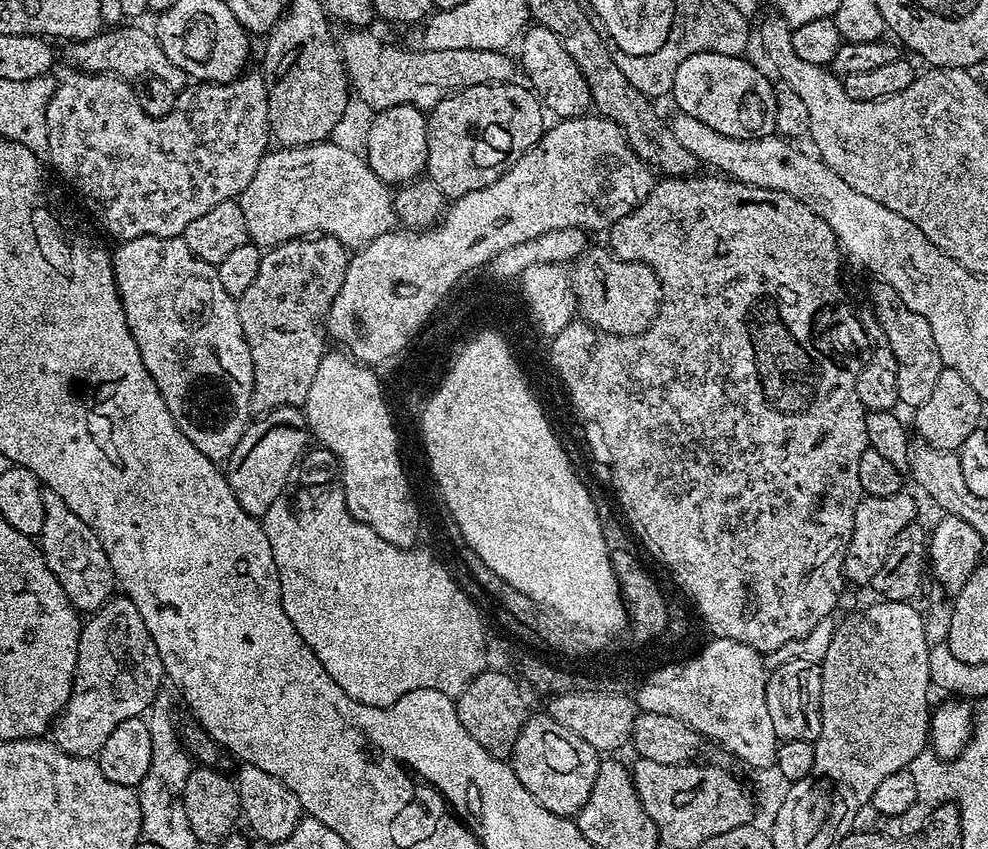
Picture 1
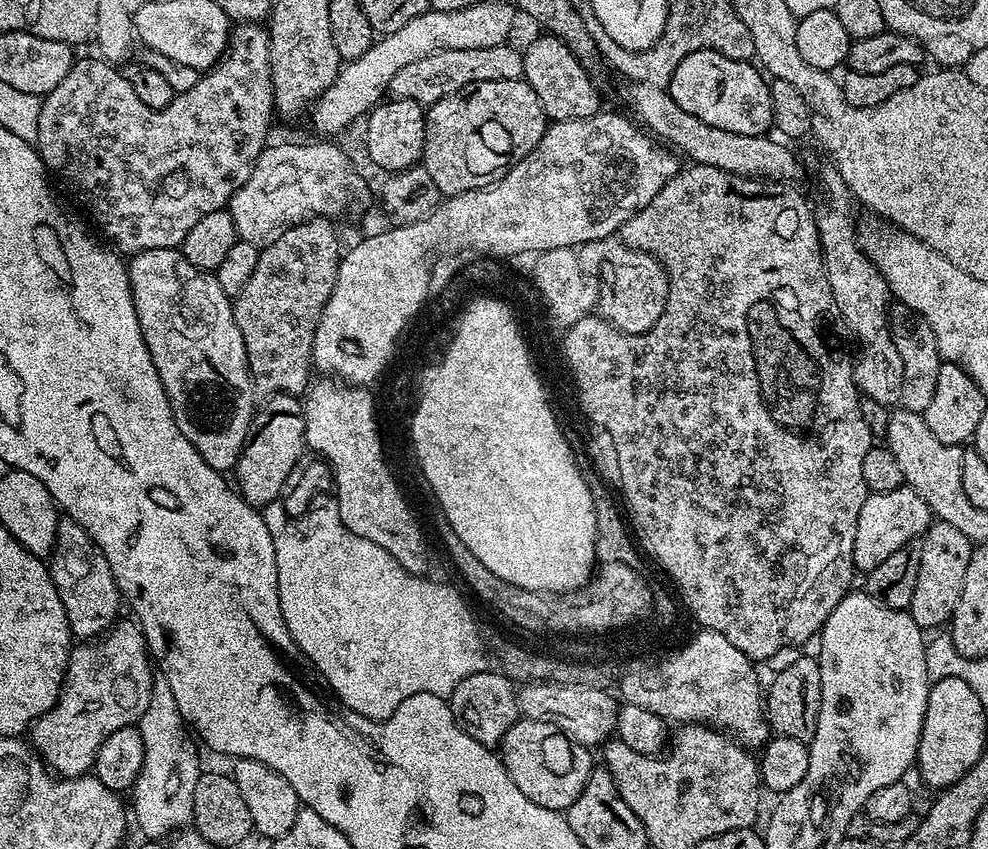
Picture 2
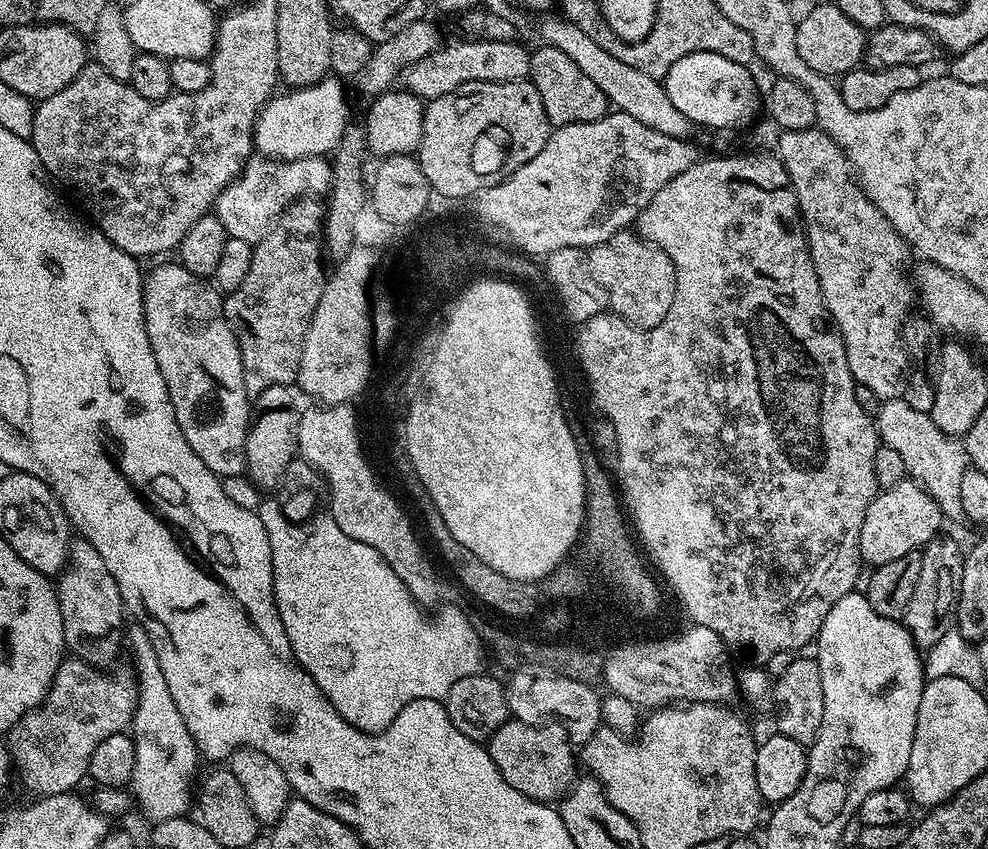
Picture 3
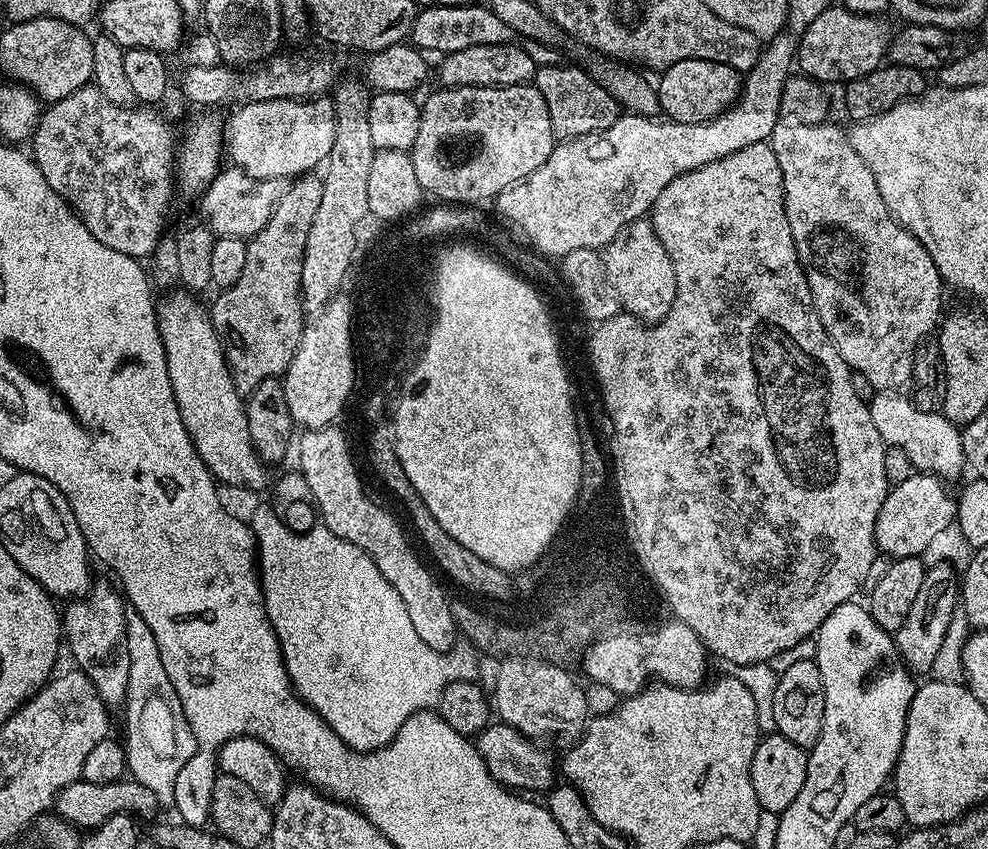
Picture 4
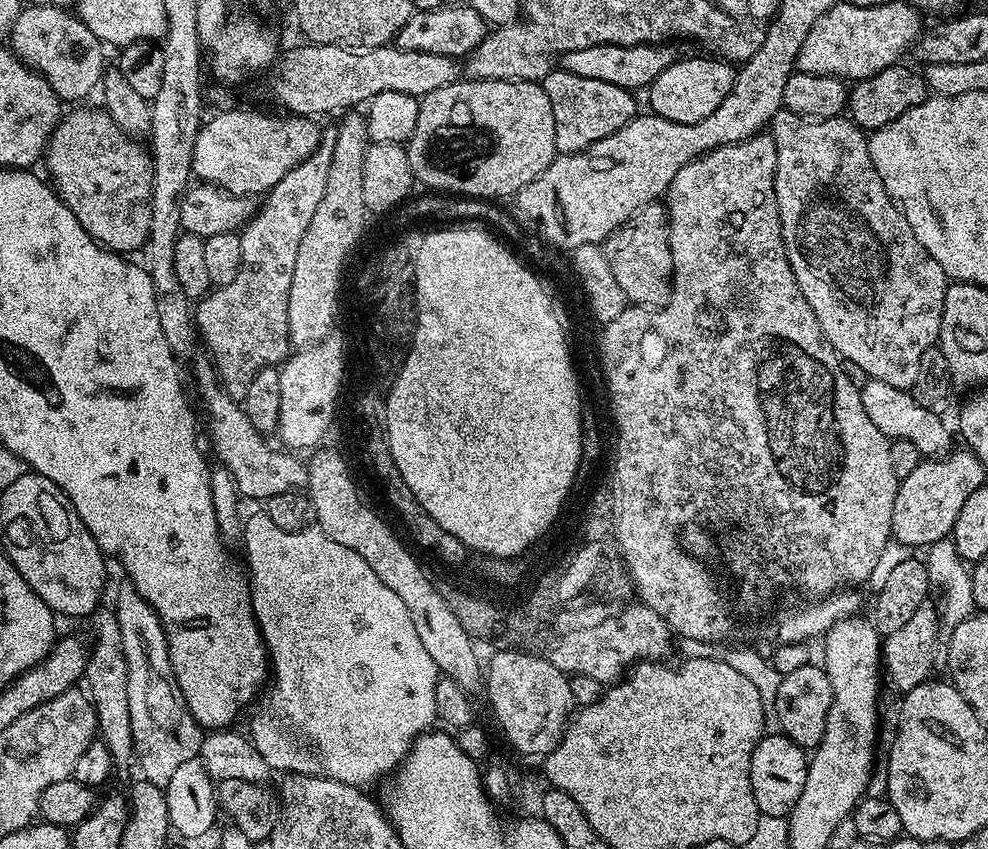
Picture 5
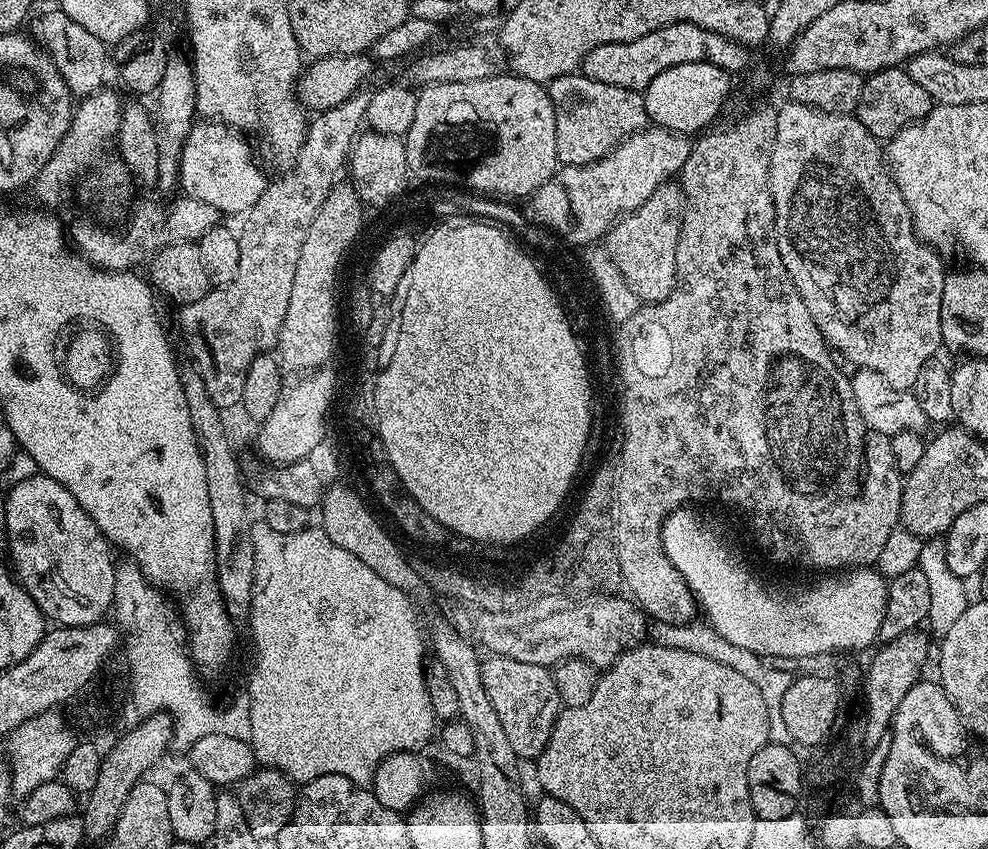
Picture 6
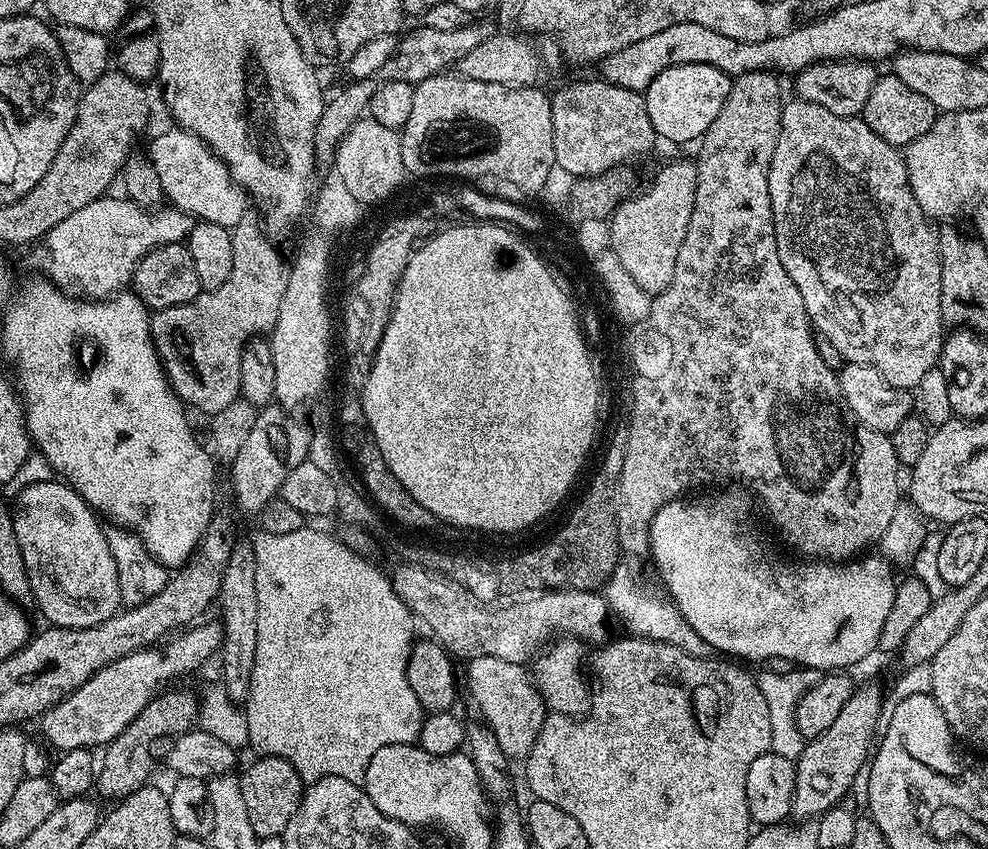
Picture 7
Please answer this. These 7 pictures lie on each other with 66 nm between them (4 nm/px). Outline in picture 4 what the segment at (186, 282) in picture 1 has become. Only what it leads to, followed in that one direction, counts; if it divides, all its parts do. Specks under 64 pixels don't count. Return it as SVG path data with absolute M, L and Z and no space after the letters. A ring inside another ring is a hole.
M179 291L168 294L173 296L166 297L164 301L161 299L156 309L160 338L166 352L166 370L170 374L174 402L178 402L178 414L182 414L182 422L194 442L194 450L198 450L213 477L221 485L229 484L232 488L249 488L256 492L267 486L270 468L252 445L250 426L244 413L246 404L236 393L232 369L224 357L224 345L212 325L209 309L205 305L203 308L195 295Z

